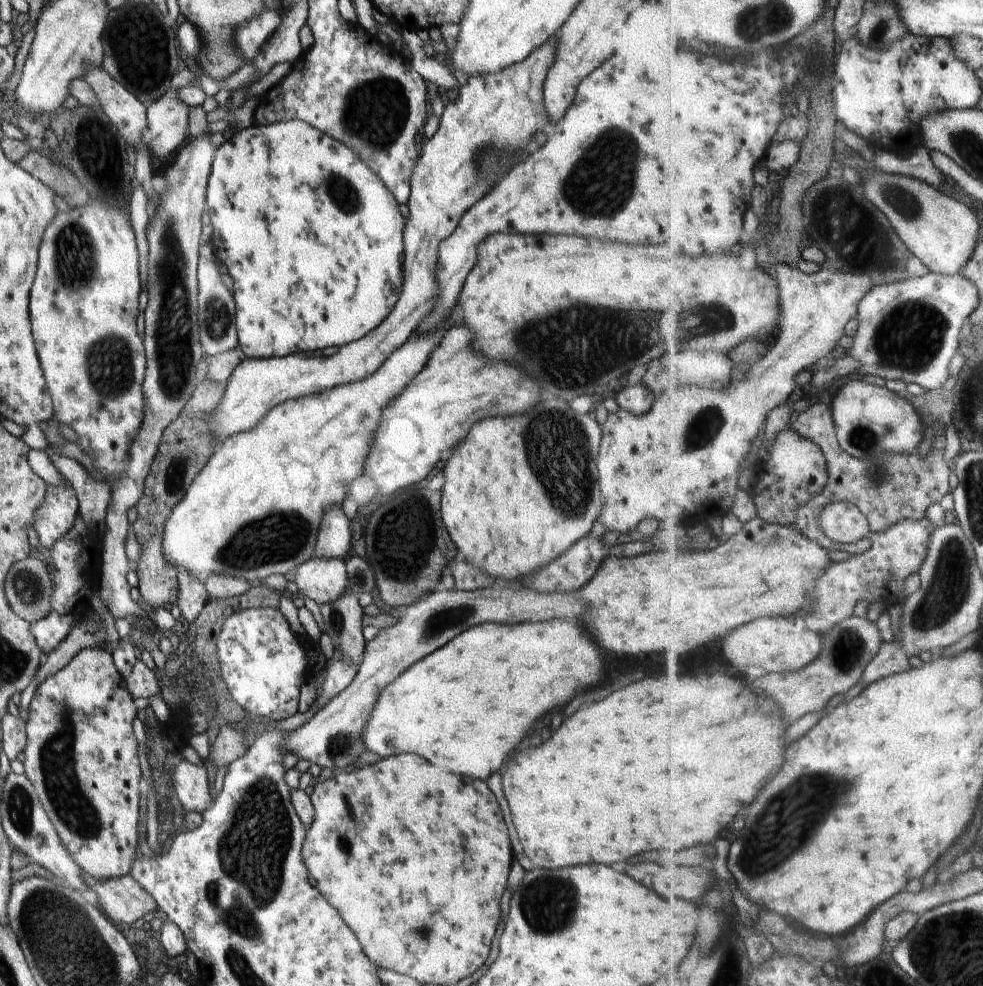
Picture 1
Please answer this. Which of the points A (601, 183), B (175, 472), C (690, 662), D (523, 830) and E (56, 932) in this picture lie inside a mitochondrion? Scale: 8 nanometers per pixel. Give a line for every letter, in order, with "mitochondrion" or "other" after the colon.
A: mitochondrion
B: mitochondrion
C: other
D: other
E: mitochondrion

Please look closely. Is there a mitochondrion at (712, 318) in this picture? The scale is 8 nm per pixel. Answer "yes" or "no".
yes

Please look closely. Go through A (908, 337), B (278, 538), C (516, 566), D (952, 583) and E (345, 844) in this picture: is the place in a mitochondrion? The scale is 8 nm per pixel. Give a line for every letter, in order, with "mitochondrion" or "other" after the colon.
A: mitochondrion
B: mitochondrion
C: other
D: mitochondrion
E: other

